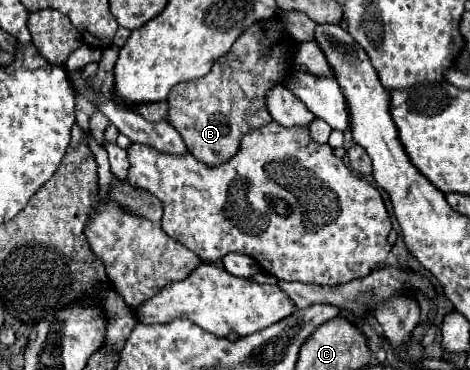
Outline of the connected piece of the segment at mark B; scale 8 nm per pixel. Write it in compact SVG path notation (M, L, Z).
M280 17L258 21L256 25L248 27L240 39L236 39L232 49L214 63L212 71L206 77L200 77L196 81L184 81L172 89L172 93L168 95L166 121L180 133L188 151L198 161L206 165L220 165L228 161L238 151L240 141L246 133L262 125L268 125L272 121L272 115L268 113L268 107L266 107L266 93L274 85L282 85L288 79L288 73L294 71L294 65L290 63L292 63L296 45L298 43L286 33Z

